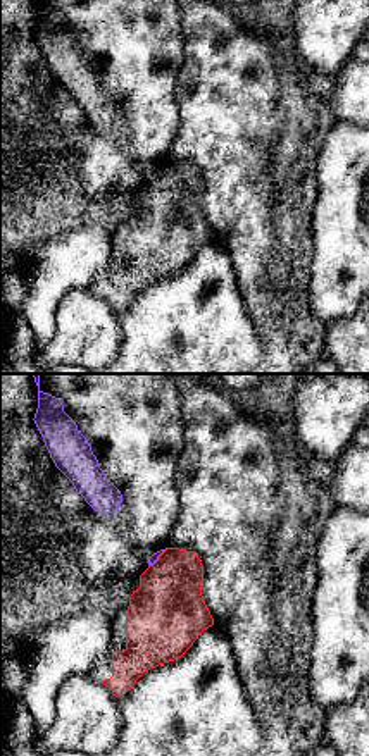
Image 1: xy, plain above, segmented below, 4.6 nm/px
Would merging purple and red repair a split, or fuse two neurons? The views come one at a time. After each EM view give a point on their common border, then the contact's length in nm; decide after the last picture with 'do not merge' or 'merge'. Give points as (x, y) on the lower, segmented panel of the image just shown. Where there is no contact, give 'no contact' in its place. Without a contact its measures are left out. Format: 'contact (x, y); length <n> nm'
contact (157, 558); length 120 nm

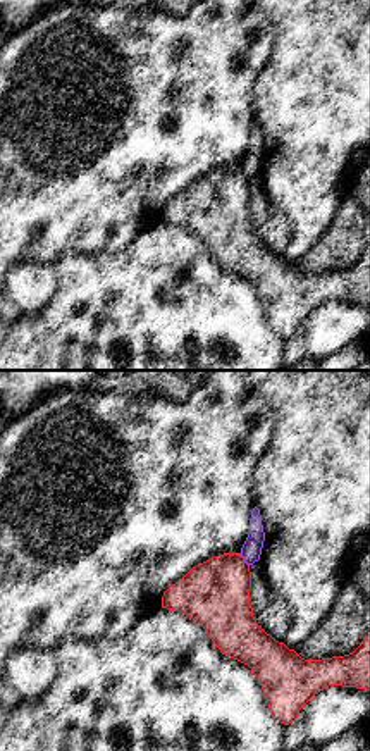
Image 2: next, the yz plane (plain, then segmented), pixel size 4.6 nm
contact (245, 560); length 80 nm

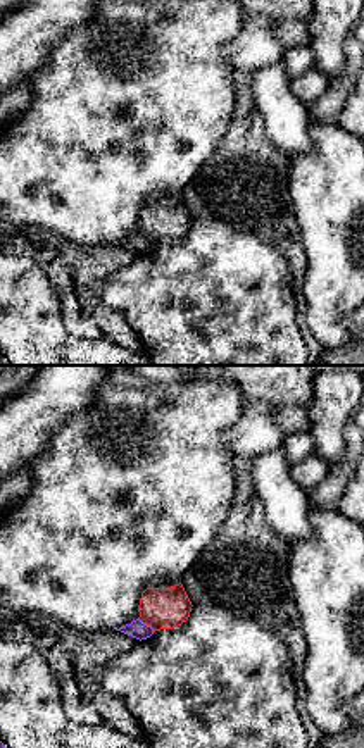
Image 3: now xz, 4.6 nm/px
contact (145, 624); length 100 nm

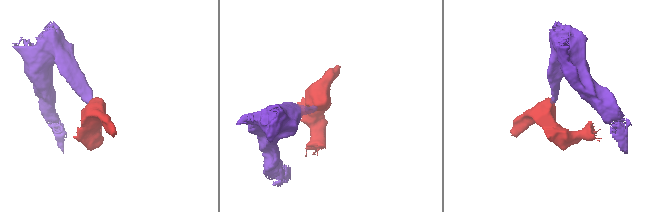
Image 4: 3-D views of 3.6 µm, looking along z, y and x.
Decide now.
do not merge

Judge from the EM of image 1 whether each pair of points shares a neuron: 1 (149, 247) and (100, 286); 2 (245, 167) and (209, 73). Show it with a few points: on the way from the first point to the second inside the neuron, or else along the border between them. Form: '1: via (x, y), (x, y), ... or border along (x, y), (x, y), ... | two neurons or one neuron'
1: via (137, 260), (114, 286) | one neuron
2: via (230, 143), (228, 97) | one neuron

